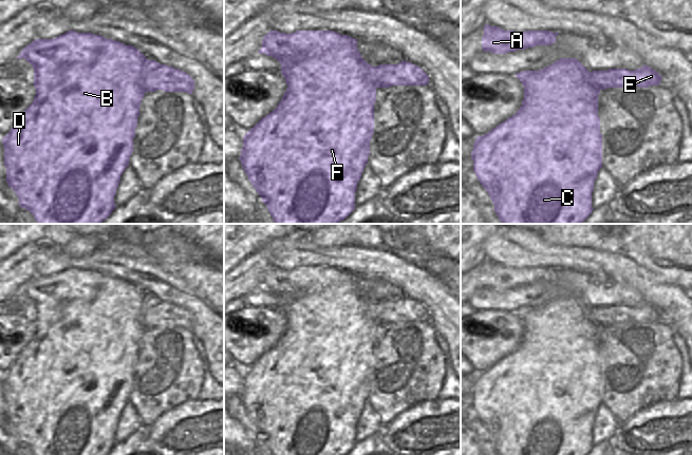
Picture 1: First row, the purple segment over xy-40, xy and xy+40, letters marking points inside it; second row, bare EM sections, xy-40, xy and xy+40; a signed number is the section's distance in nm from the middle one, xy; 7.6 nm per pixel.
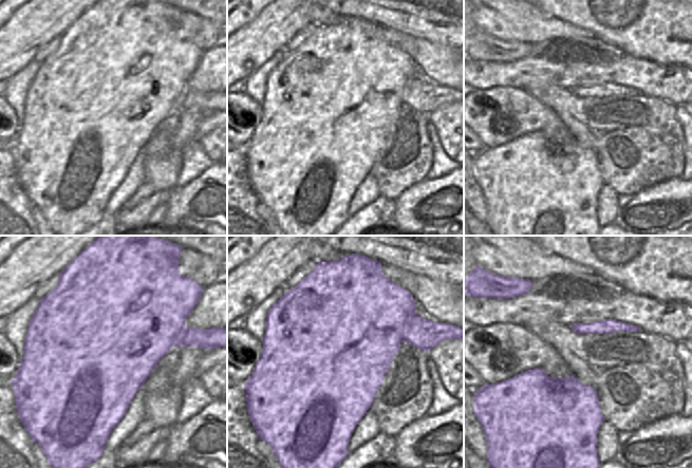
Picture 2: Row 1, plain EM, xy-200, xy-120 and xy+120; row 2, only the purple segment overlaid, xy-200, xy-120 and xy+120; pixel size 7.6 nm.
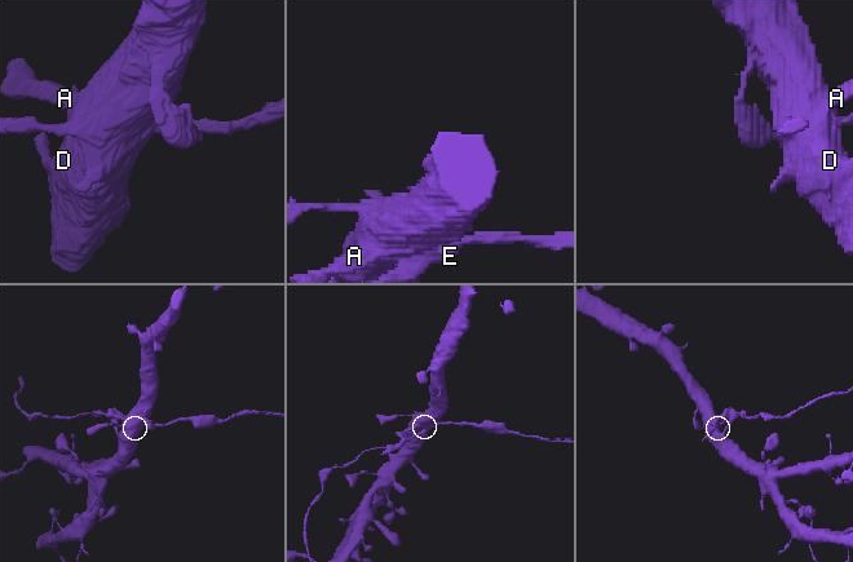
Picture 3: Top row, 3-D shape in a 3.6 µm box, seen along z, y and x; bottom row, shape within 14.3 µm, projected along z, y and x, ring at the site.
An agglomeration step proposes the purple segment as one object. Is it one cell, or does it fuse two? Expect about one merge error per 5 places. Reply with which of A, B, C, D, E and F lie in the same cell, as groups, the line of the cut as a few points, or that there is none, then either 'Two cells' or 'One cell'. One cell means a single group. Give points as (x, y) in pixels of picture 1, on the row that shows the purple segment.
Groups: A B C D E F. No split. One cell.

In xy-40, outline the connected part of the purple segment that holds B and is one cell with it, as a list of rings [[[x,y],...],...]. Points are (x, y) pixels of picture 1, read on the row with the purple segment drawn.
[[[69,31],[54,39],[35,39],[26,45],[17,59],[24,58],[34,68],[34,87],[36,95],[34,101],[23,111],[11,131],[2,138],[4,146],[4,165],[6,167],[6,182],[19,198],[19,206],[29,210],[37,224],[100,224],[108,219],[114,208],[114,196],[120,182],[120,175],[129,166],[129,158],[133,152],[133,139],[139,116],[139,106],[146,92],[187,92],[192,94],[194,80],[187,73],[160,64],[155,60],[148,60],[136,48],[126,45],[113,39],[107,39],[92,33],[77,33]]]

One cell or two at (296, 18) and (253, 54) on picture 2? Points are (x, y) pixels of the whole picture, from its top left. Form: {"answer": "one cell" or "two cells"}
{"answer": "one cell"}

